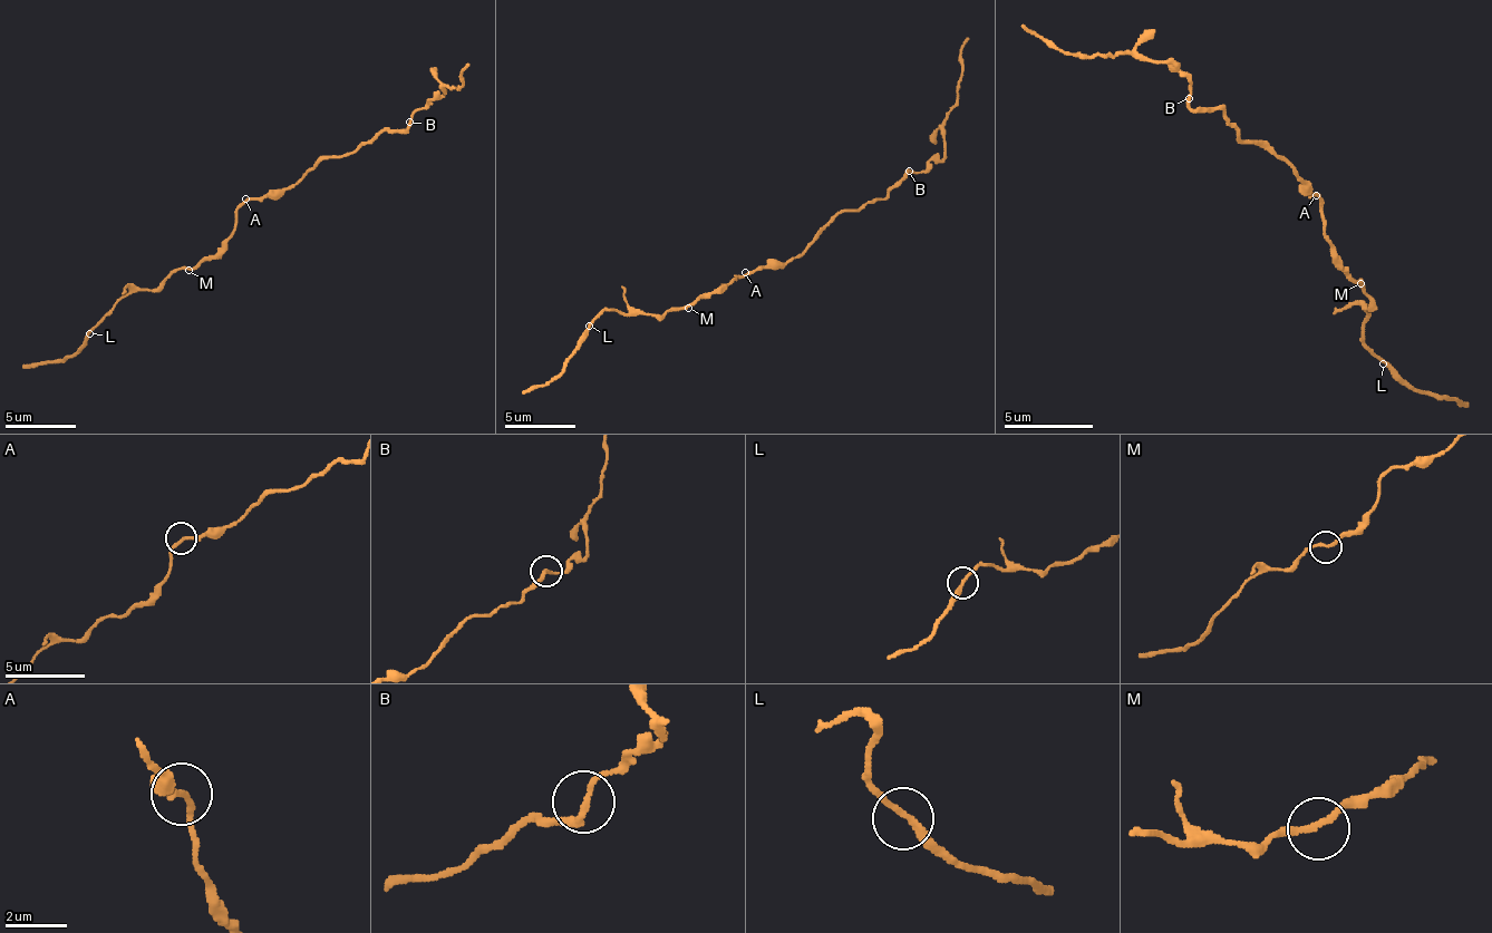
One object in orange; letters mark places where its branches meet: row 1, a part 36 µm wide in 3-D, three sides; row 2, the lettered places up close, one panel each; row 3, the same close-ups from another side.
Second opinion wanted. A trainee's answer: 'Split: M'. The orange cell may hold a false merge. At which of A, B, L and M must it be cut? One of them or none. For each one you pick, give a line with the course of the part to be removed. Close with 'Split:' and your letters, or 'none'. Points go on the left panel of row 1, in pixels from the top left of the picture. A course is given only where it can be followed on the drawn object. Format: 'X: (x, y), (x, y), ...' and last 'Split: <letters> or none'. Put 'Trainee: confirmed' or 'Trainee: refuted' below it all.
Split: none
Trainee: refuted

